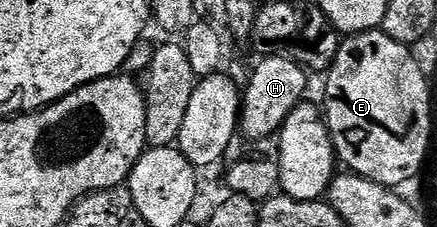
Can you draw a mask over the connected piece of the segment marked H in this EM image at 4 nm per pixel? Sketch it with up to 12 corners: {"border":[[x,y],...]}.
{"border":[[268,55],[241,91],[239,124],[267,139],[304,102],[308,72]]}

